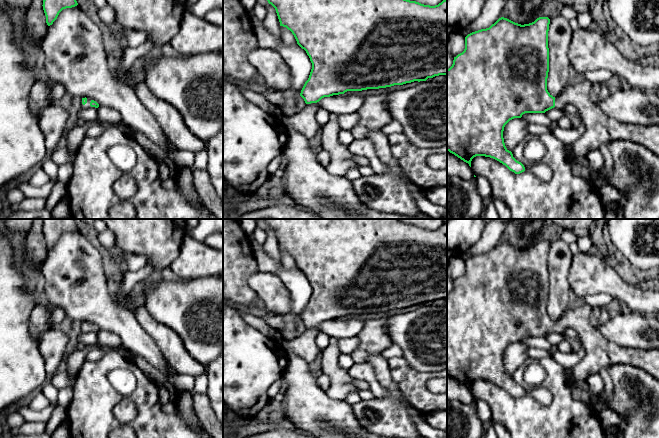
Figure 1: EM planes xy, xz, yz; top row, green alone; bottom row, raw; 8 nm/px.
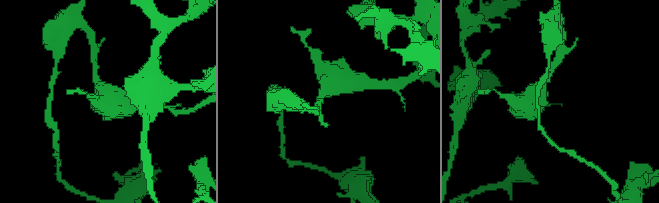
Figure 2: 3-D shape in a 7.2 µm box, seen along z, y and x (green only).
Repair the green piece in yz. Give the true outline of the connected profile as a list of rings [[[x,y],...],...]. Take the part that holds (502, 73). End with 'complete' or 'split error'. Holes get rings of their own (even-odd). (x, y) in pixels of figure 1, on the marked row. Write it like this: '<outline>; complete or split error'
[[[501,17],[489,28],[472,32],[465,37],[464,51],[454,57],[452,66],[447,69],[447,151],[468,163],[470,167],[474,157],[485,156],[499,161],[515,174],[520,174],[525,171],[525,167],[513,157],[512,152],[505,146],[503,138],[505,125],[514,118],[521,118],[525,113],[545,113],[554,107],[565,110],[567,105],[572,105],[580,113],[585,131],[572,145],[571,158],[585,163],[590,151],[618,140],[628,140],[640,144],[659,157],[659,125],[626,124],[608,117],[590,99],[594,83],[584,80],[568,84],[556,98],[548,92],[549,24],[548,17],[539,17],[534,22],[524,25]]]; split error

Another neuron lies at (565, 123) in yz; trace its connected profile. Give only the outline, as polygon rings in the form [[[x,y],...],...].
[[[563,116],[557,121],[557,126],[559,126],[562,129],[571,129],[572,128],[572,122],[567,116]]]

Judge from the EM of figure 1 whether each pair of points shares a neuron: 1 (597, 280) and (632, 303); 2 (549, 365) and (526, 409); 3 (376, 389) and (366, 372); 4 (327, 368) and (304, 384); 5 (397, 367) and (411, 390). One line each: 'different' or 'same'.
1: same
2: same
3: same
4: different
5: same

